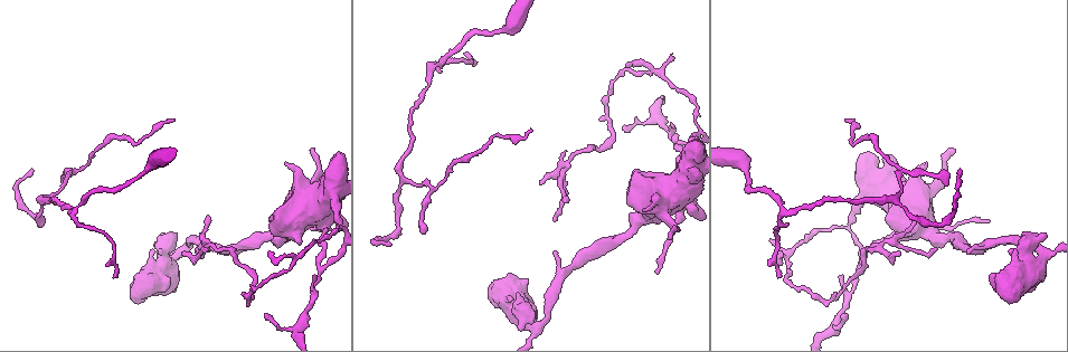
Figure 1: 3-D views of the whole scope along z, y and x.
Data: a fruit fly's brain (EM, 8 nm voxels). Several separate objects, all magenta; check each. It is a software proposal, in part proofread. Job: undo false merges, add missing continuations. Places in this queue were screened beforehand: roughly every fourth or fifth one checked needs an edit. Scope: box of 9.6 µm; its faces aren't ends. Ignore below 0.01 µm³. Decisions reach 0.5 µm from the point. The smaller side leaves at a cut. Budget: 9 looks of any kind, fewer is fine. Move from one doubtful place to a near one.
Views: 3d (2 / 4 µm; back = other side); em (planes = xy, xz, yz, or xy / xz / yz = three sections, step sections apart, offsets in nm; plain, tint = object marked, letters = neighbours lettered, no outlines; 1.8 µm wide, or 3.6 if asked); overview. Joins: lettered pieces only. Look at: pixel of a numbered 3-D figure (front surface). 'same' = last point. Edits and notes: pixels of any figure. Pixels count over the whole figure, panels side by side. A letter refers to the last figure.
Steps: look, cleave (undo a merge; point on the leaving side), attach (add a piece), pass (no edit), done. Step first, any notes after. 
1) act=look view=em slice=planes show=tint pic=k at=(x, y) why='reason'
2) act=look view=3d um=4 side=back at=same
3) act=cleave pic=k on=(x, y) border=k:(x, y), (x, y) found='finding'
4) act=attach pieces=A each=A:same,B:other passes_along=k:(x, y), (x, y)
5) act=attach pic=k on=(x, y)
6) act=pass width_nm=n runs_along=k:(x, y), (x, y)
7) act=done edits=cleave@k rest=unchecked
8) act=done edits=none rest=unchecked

act=look view=3d um=4 pic=1 at=(115, 276) why='branch stops here'

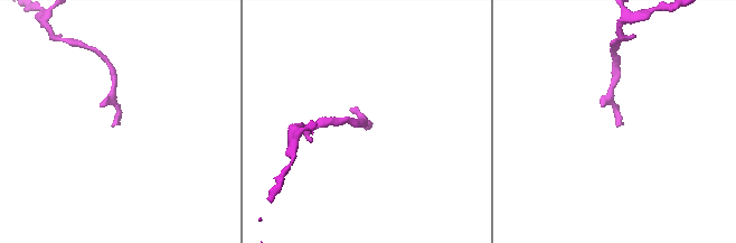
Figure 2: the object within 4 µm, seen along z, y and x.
act=look view=em um=3.6 slice=xy step=4 show=letters pic=2 at=(617, 124) why='shape alone is not enough'

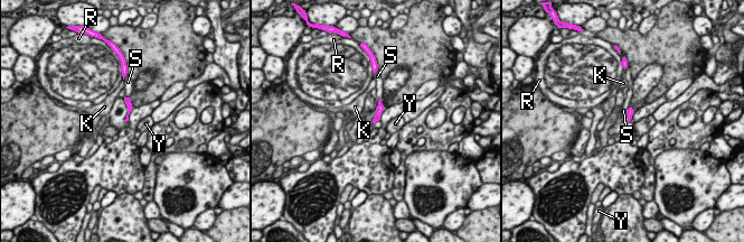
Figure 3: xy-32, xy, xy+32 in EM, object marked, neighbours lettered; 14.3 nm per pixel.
act=look view=em um=3.6 slice=planes show=letters at=same

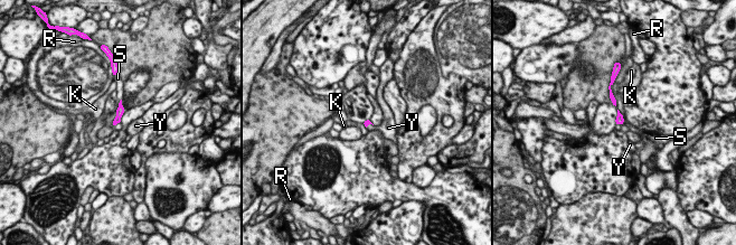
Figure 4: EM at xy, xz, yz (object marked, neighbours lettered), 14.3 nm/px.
act=attach pieces=Y longest_contact=S:340nm each=K:other,R:other,S:other,Y:same passes_along=4:(367, 122), (369, 123), (386, 126) found='the cell continues'

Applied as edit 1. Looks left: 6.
act=look view=3d um=2 pic=1 at=(867, 254) why='closes a loop'

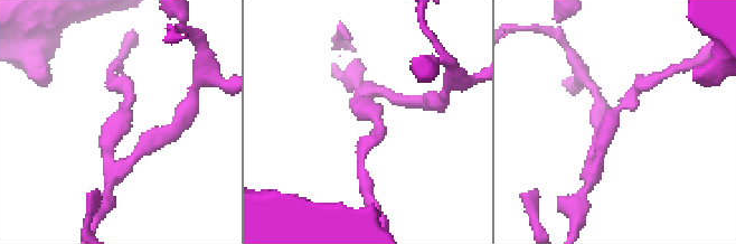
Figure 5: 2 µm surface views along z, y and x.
act=look view=em slice=planes show=tint pic=5 at=(116, 121)

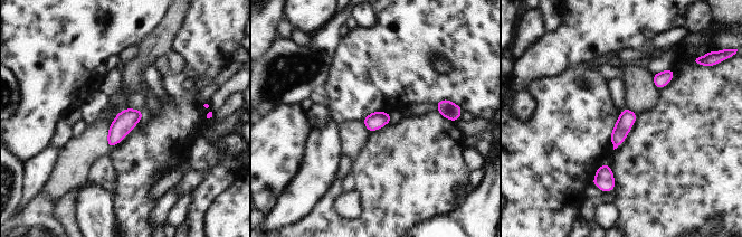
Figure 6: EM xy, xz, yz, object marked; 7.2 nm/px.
act=look view=em slice=planes show=letters at=same why='see the neighbours'

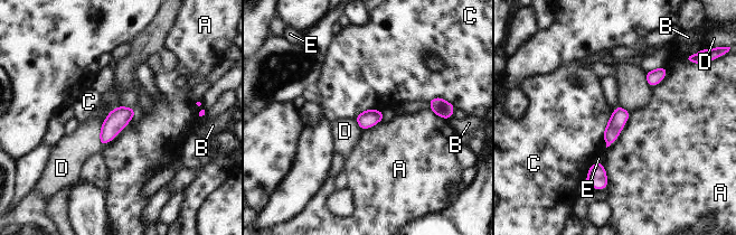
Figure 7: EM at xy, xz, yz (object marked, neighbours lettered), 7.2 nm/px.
act=pass each=A:other,B:other,C:other,D:other,E:other border=7:(135, 111), (101, 146) found='all the same cell'

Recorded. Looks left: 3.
act=look view=em um=3.6 slice=yz step=8 show=tint pic=1 at=(321, 228) why='thick turns thin'

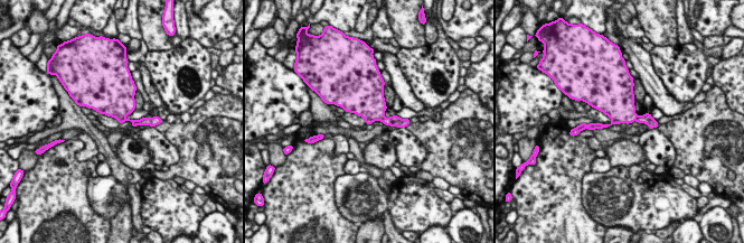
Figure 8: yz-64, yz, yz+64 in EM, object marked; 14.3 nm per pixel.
act=look view=em um=3.6 slice=planes show=tint at=same why='another direction'

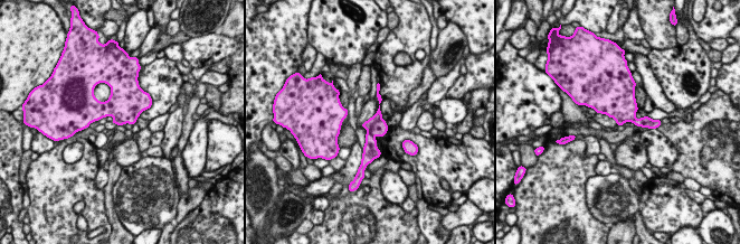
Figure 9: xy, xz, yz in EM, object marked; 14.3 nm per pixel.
act=look view=em um=3.6 slice=planes show=letters at=same

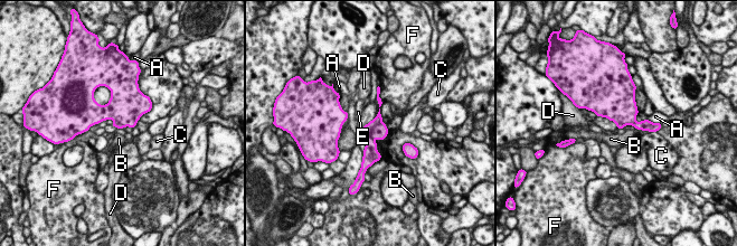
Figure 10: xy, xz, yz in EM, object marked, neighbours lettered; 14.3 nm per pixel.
act=cleave pic=10 on=(119, 125) each=A:other,B:other,C:other,D:other,E:other,F:other border=10:(114, 122), (120, 122), (124, 126) found='two cells meet here'

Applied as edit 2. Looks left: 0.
act=done edits=attach@4,cleave@10 rest=unchecked

